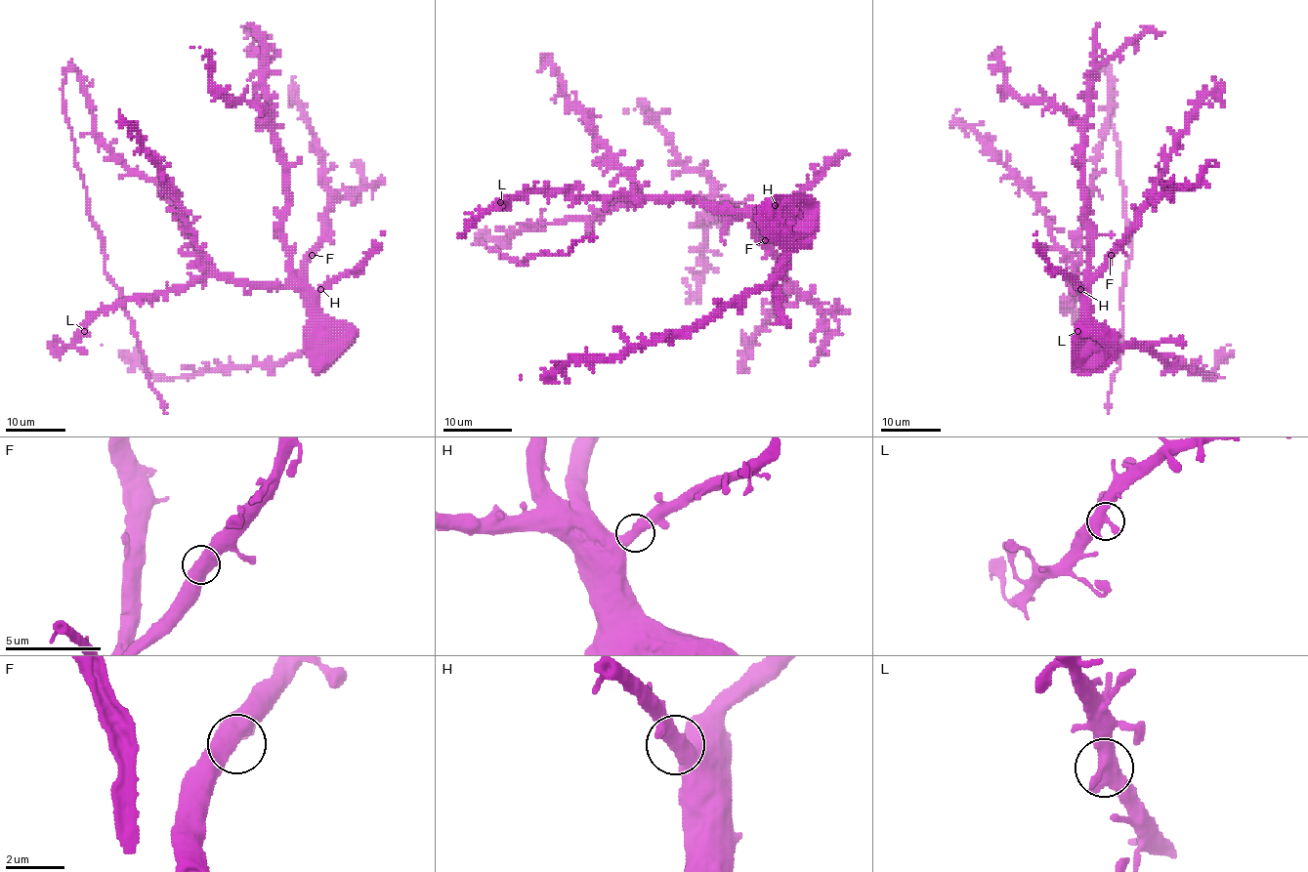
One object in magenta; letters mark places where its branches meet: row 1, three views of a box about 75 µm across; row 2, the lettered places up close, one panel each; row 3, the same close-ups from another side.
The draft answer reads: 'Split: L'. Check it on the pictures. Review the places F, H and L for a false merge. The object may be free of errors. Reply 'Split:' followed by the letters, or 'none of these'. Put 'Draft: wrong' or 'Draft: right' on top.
Draft: wrong
Split: none of these

